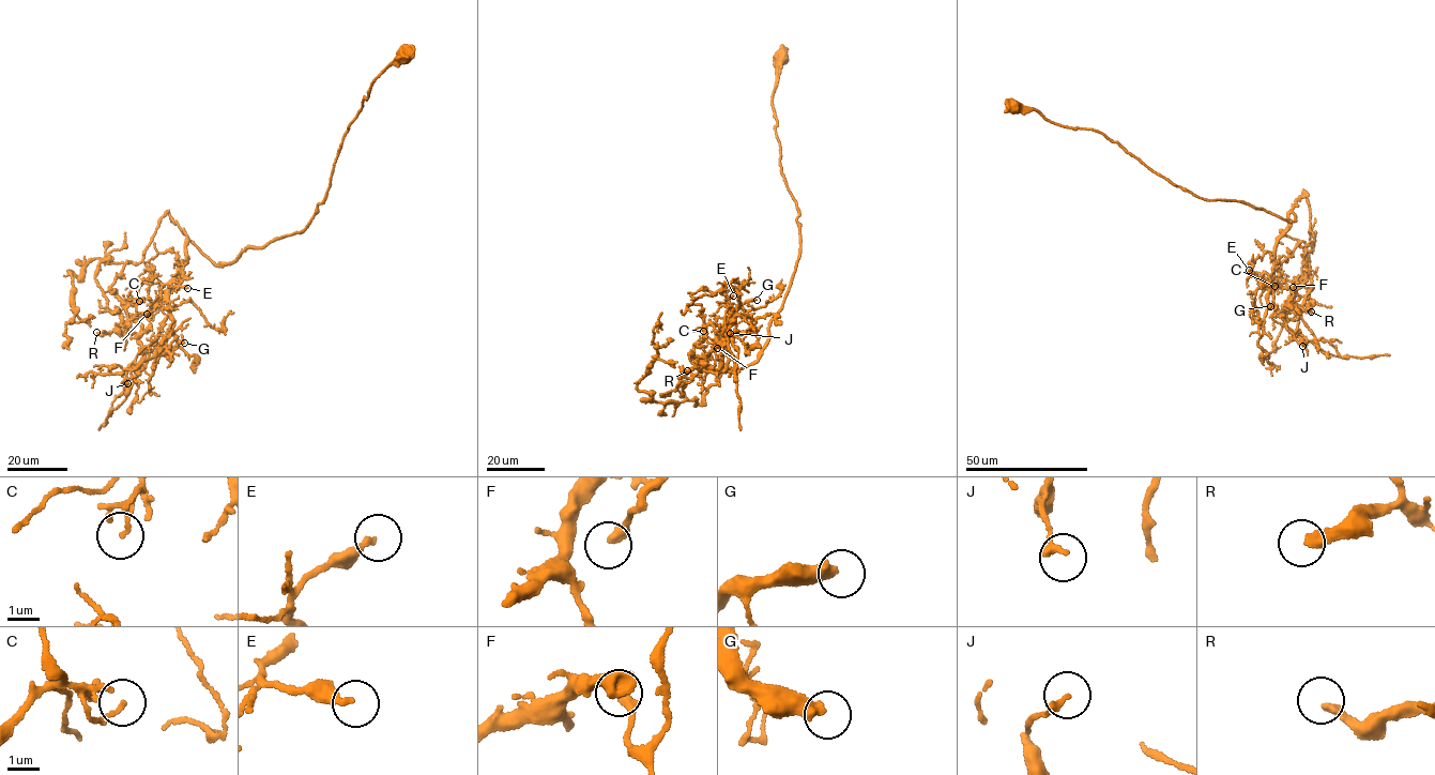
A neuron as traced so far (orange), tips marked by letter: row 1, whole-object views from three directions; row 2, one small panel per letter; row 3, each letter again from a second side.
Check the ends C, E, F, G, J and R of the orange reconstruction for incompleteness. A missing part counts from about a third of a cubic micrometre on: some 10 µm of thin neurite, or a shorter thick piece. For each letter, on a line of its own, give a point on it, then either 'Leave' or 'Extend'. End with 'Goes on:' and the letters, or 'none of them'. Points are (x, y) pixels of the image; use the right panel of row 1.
C: Place: (1275, 286). Leave
E: Place: (1249, 270). Leave
F: Place: (1293, 287). Leave
G: Place: (1270, 306). Extend
J: Place: (1302, 346). Leave
R: Place: (1311, 312). Leave
Goes on: G

